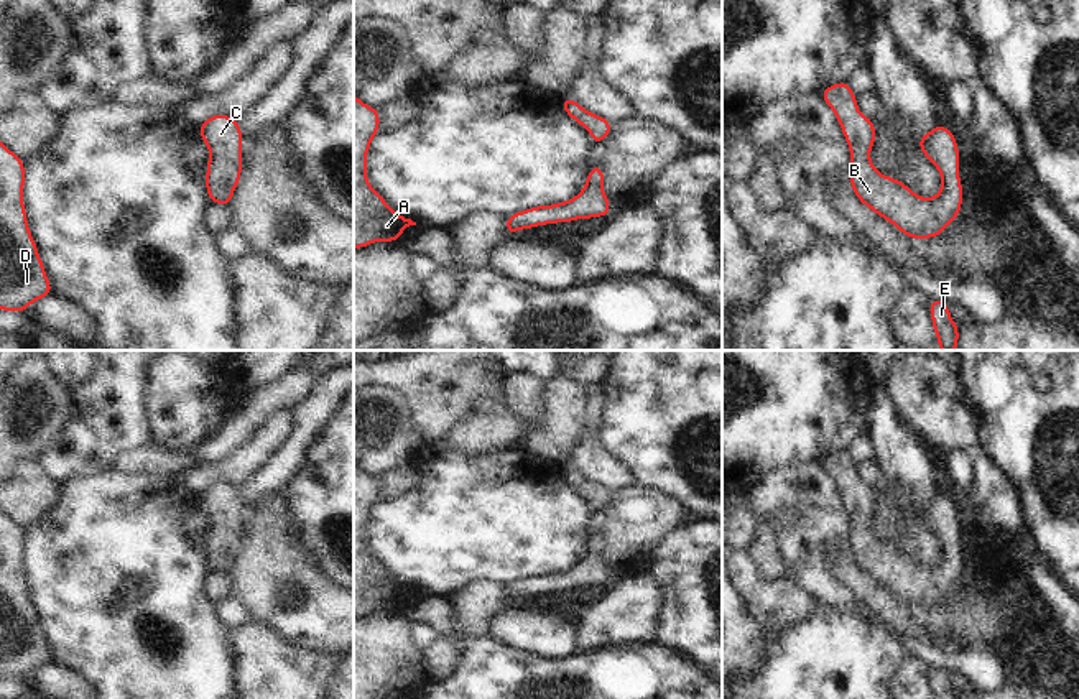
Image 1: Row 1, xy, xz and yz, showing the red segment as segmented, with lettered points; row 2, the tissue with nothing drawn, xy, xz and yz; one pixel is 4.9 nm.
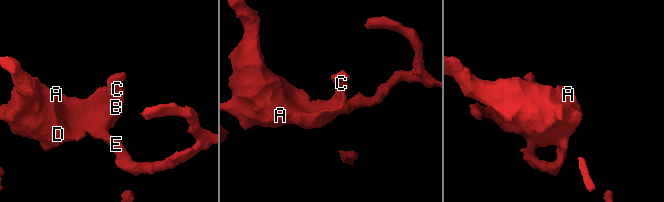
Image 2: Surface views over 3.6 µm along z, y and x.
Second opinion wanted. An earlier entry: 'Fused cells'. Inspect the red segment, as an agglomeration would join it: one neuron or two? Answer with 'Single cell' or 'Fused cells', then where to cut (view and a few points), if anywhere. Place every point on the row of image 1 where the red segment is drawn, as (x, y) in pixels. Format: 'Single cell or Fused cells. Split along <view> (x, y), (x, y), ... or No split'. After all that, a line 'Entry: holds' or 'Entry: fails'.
Single cell. No split.
Entry: fails

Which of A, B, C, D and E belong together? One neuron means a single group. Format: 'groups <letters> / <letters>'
groups A B C D E

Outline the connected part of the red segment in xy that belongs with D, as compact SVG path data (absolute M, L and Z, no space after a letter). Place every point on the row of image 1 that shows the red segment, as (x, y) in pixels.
M0 141L0 309L21 312L53 294L23 202L25 161Z

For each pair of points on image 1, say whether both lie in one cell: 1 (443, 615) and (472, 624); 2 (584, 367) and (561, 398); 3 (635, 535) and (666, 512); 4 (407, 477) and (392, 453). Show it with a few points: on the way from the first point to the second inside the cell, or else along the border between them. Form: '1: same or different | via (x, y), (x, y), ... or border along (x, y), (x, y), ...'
1: different | border along (444, 597), (453, 607), (456, 630), (438, 638)
2: different | border along (563, 374), (584, 385)
3: same | via (643, 527), (658, 515)
4: different | border along (408, 459), (379, 477)

